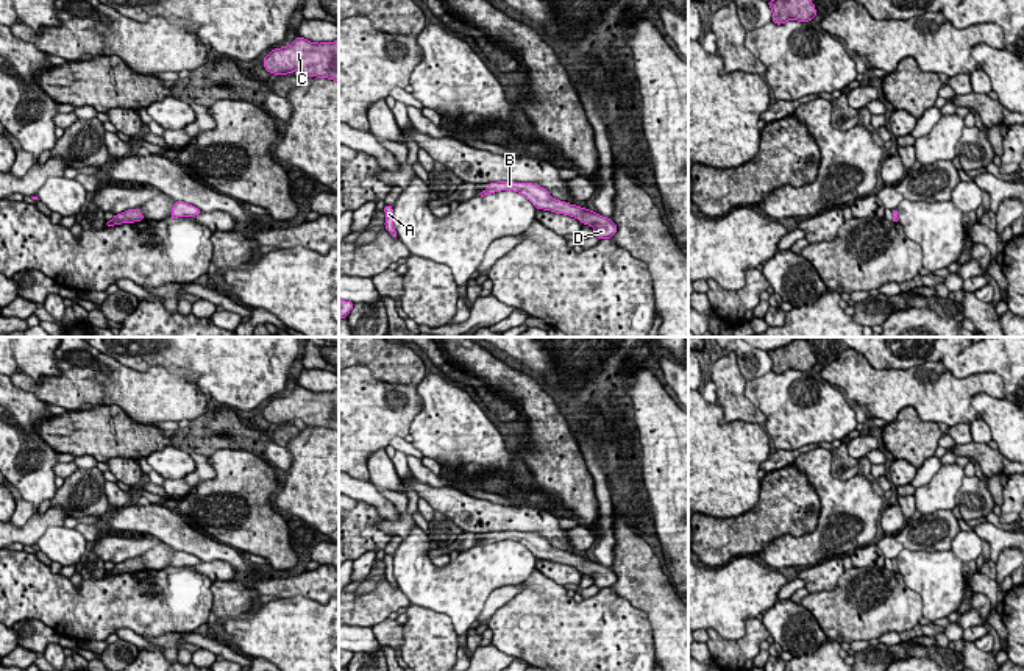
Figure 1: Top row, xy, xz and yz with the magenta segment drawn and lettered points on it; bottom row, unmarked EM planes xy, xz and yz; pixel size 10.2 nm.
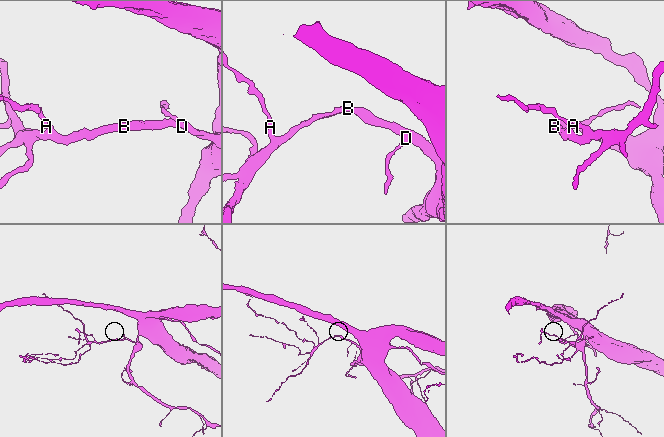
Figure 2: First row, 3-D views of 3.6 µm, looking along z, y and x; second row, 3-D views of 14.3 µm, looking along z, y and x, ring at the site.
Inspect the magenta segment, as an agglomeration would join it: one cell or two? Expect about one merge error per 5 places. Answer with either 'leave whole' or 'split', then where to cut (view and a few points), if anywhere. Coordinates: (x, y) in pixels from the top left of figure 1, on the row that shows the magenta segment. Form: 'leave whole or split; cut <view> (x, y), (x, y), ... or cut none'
leave whole; cut none

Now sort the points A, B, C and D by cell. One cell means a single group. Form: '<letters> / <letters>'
A B C D

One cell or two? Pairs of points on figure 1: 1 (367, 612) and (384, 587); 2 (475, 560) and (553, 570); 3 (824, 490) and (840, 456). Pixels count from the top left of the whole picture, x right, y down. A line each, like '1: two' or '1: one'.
1: one
2: two
3: two

